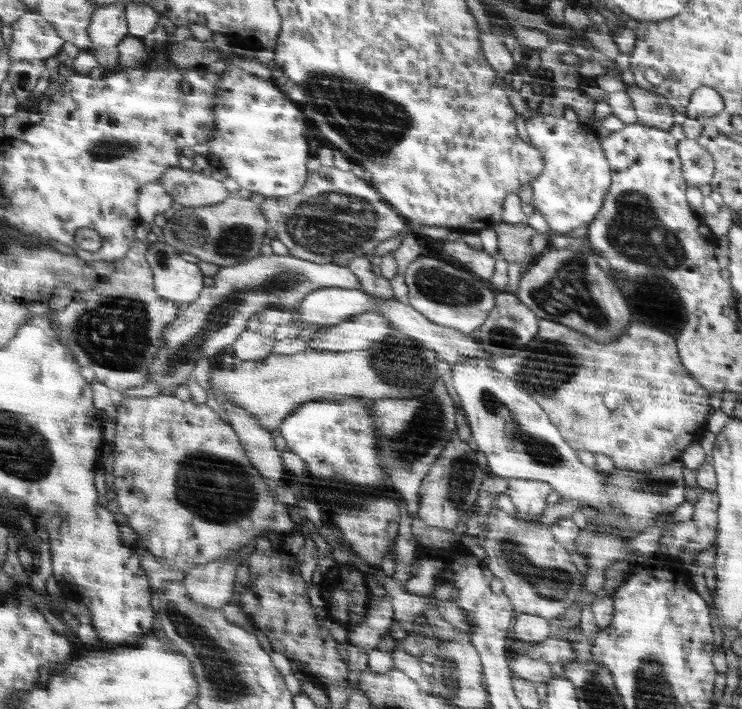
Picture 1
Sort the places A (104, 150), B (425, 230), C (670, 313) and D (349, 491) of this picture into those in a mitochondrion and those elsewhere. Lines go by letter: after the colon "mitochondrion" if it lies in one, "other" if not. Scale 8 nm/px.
A: mitochondrion
B: other
C: other
D: other

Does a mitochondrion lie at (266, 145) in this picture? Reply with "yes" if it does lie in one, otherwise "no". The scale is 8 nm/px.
no

